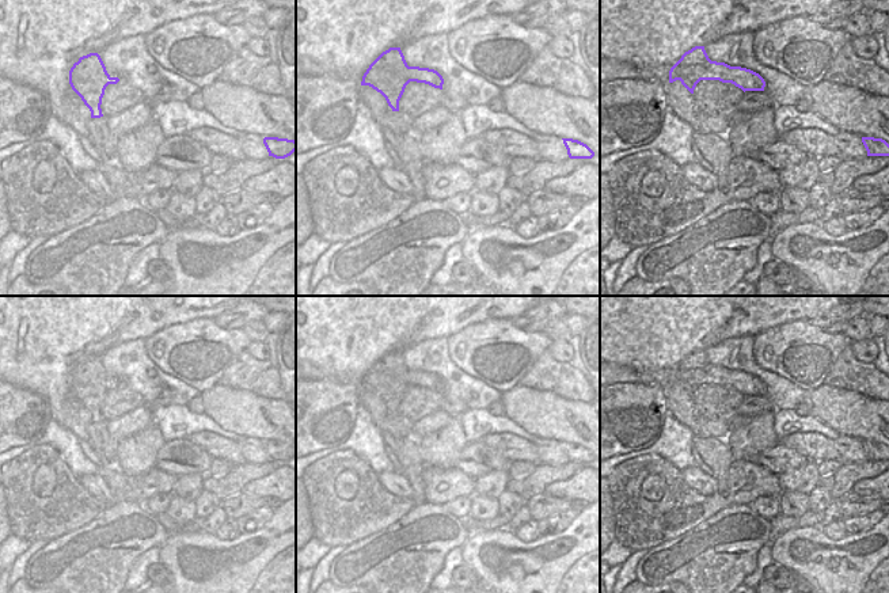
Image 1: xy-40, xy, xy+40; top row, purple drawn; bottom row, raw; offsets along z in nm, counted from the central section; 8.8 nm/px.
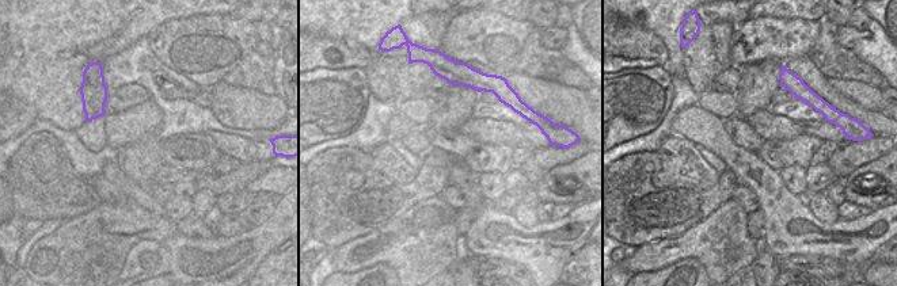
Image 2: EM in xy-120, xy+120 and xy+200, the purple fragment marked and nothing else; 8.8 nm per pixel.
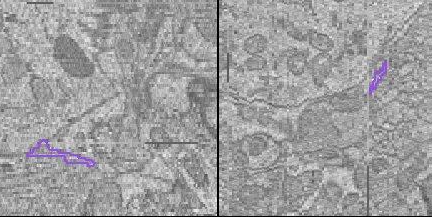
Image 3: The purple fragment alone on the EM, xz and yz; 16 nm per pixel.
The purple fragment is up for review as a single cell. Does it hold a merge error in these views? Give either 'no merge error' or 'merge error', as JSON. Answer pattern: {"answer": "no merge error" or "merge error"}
{"answer": "merge error"}

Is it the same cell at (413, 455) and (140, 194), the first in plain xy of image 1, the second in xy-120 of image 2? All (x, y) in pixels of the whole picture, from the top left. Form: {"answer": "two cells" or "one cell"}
{"answer": "one cell"}

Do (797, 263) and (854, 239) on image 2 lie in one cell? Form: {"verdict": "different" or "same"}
{"verdict": "different"}

